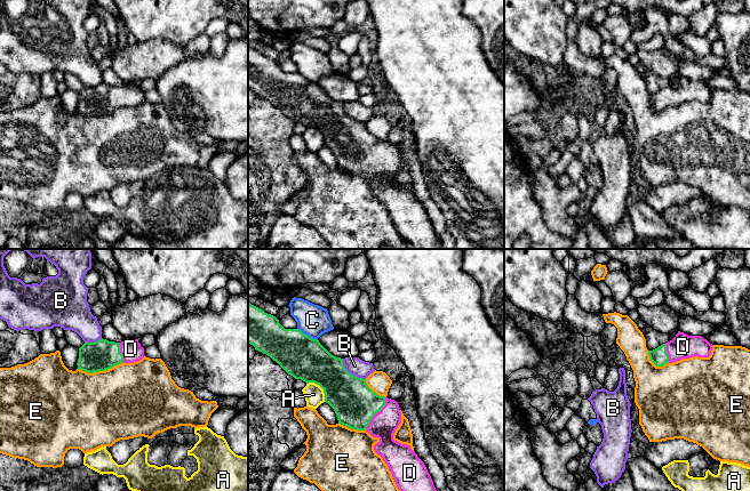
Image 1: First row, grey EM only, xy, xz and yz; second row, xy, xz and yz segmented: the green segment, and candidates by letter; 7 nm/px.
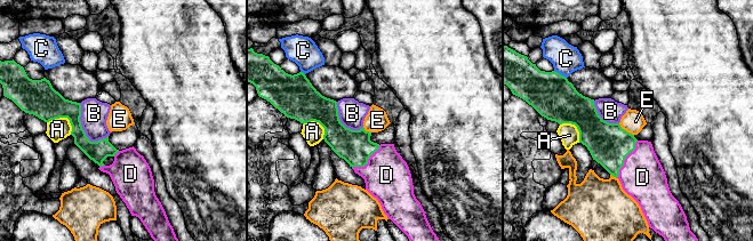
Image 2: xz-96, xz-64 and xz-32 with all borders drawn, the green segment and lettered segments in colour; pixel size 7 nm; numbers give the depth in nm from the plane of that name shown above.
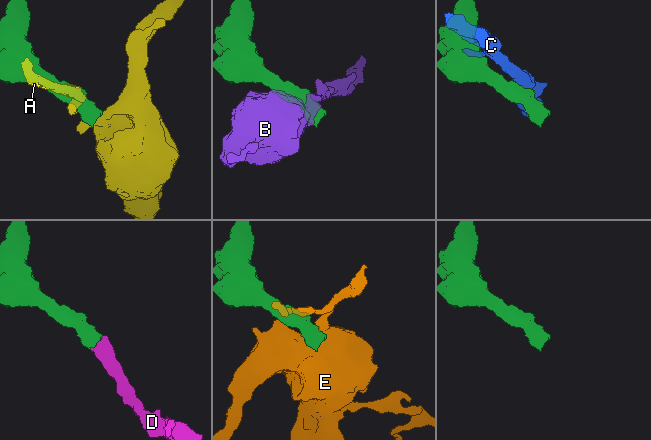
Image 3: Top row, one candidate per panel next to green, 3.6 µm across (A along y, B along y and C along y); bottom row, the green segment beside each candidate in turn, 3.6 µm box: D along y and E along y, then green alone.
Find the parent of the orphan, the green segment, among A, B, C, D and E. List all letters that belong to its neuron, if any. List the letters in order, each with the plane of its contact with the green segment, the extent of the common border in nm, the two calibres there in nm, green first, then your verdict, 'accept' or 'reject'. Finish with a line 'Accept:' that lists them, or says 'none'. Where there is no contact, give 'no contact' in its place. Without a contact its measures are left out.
A: xz | 190 nm | 300/140 nm | reject
B: xz | 220 nm | 300/120 nm | reject
C: xz | 170 nm | 300/220 nm | reject
D: xz | 260 nm | 300/190 nm | accept
E: xy | 320 nm | 220/480 nm | reject
Accept: D

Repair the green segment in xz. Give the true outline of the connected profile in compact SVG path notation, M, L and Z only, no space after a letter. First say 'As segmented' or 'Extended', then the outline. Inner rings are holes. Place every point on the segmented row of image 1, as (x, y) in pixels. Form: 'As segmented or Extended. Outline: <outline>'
Extended. Outline: M248 303L248 344L276 361L288 375L319 385L325 393L325 402L335 411L338 424L351 429L367 430L380 442L375 452L383 458L400 491L437 491L433 481L415 451L407 444L393 440L401 422L401 412L397 401L380 396L366 384L366 379L349 373L343 359L332 355L317 339L312 339L298 329L285 329L279 320Z

